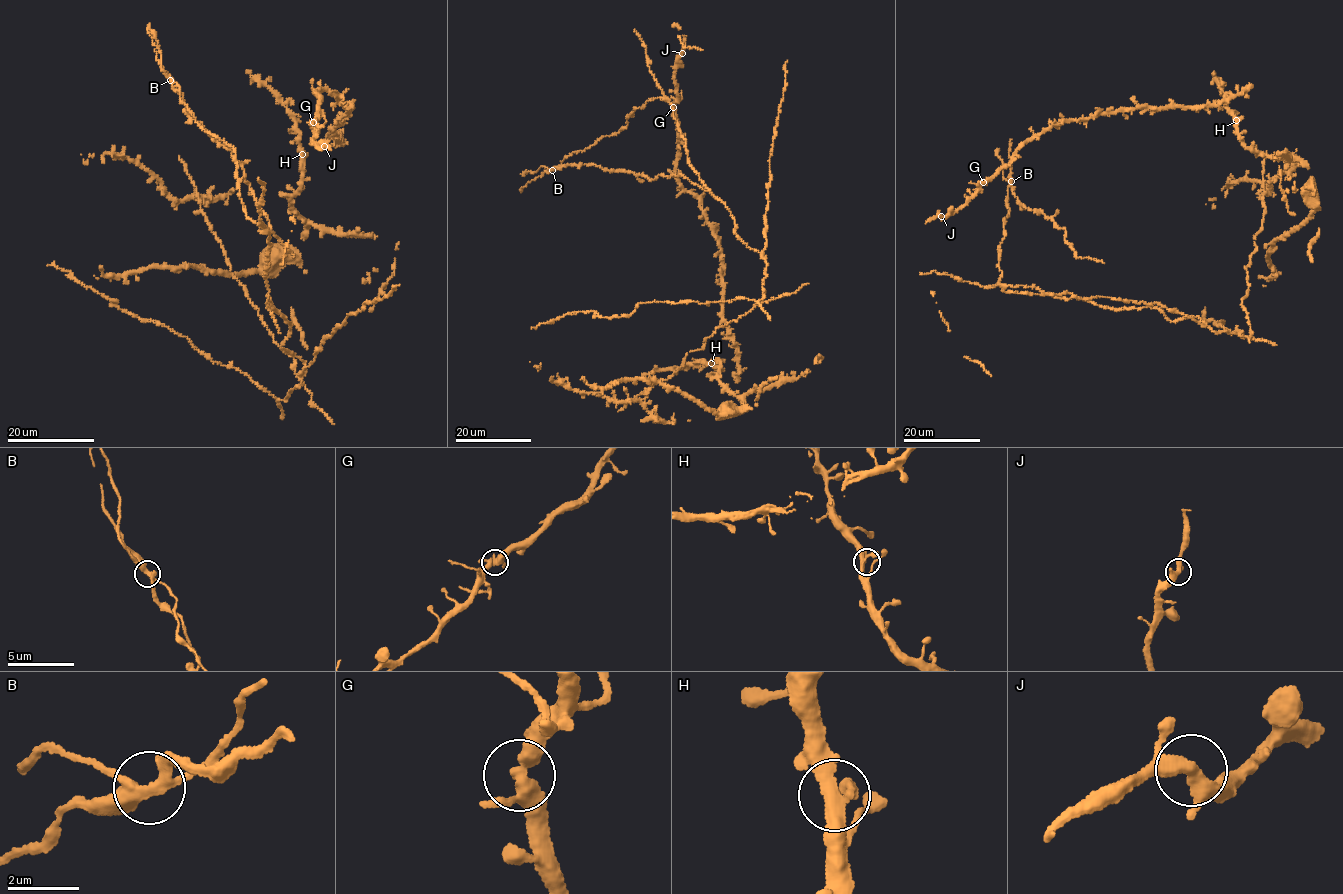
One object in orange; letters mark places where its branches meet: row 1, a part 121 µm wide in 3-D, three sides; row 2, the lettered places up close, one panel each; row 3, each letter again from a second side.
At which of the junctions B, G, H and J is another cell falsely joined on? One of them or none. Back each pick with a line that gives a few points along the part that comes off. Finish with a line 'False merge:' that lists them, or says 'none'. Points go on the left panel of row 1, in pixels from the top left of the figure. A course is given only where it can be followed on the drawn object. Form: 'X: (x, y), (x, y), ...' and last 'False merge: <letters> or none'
B: (170, 80), (190, 116), (215, 140), (230, 148), (269, 227), (294, 257)
False merge: B

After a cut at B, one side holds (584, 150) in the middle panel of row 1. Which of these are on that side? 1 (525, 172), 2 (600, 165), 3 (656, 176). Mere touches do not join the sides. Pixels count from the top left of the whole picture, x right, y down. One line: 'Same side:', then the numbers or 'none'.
Same side: none

